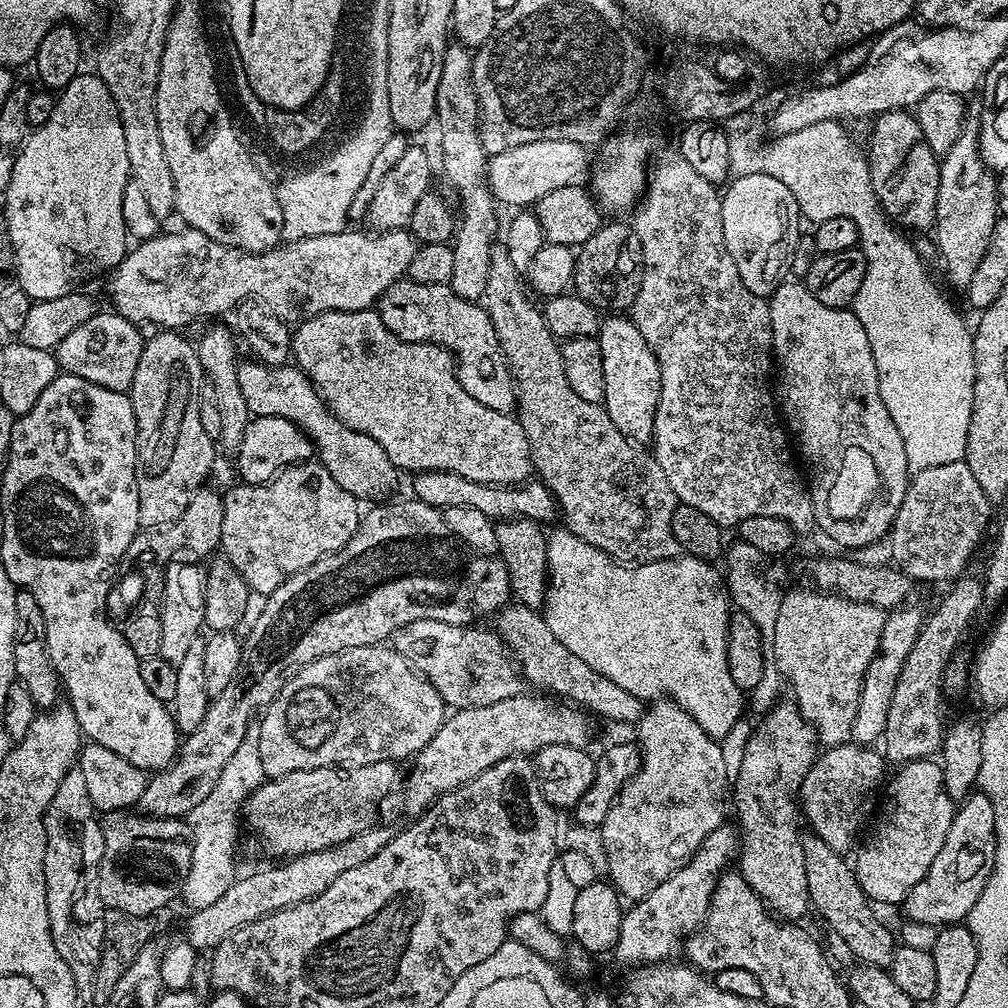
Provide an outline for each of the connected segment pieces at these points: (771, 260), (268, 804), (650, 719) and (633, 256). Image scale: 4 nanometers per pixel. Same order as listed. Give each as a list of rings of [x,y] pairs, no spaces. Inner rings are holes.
[[[769,174],[737,176],[723,189],[722,234],[726,234],[726,250],[730,250],[742,282],[755,296],[771,297],[773,290],[789,279],[788,271],[800,240],[800,224],[798,202],[786,186]]]
[[[379,760],[352,767],[329,766],[268,778],[258,786],[258,790],[250,794],[248,803],[242,809],[242,816],[245,821],[248,819],[249,826],[256,831],[261,846],[270,855],[280,856],[276,858],[291,858],[307,852],[321,852],[346,842],[351,836],[359,836],[361,832],[377,823],[380,804],[397,787],[396,768],[397,765],[391,760]]]
[[[661,698],[645,711],[638,721],[642,763],[636,777],[625,784],[616,801],[610,806],[604,823],[599,825],[600,833],[608,855],[610,883],[625,901],[635,902],[646,898],[650,890],[662,886],[670,874],[680,869],[688,857],[695,854],[719,824],[725,823],[724,791],[730,784],[730,768],[724,761],[721,745],[712,739],[698,722],[682,706],[673,700]]]
[[[601,223],[600,229],[591,236],[585,244],[579,245],[575,253],[576,270],[574,273],[574,292],[586,302],[590,302],[598,310],[628,310],[636,301],[642,286],[644,259],[642,258],[642,242],[638,242],[638,234],[631,223],[608,224]]]

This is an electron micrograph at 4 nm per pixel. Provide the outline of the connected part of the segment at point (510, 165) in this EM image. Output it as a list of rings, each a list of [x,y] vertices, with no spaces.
[[[550,138],[542,142],[526,142],[522,146],[514,146],[502,150],[502,154],[491,157],[487,161],[487,183],[492,195],[502,205],[520,204],[516,206],[534,206],[550,190],[558,190],[558,186],[575,184],[580,175],[590,168],[589,149],[578,142]]]

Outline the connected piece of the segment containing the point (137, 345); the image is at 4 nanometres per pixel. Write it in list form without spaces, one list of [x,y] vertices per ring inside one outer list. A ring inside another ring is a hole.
[[[97,311],[96,315],[89,321],[82,322],[75,327],[66,338],[54,349],[56,363],[61,369],[64,368],[72,376],[77,376],[77,381],[86,384],[97,384],[103,388],[109,388],[115,392],[127,393],[134,382],[134,370],[138,370],[138,358],[142,358],[145,337],[140,336],[141,329],[137,325],[131,324],[126,318],[117,316],[115,311]]]

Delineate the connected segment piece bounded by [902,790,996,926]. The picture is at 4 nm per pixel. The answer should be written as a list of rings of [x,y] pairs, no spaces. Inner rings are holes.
[[[973,791],[971,796],[959,801],[953,811],[946,842],[942,842],[942,850],[938,850],[938,858],[930,862],[930,870],[922,882],[918,882],[905,898],[903,915],[914,922],[937,926],[959,925],[967,921],[970,910],[974,910],[974,902],[978,902],[978,894],[982,894],[990,878],[995,849],[994,806],[990,806],[990,798],[986,798],[984,792]]]

